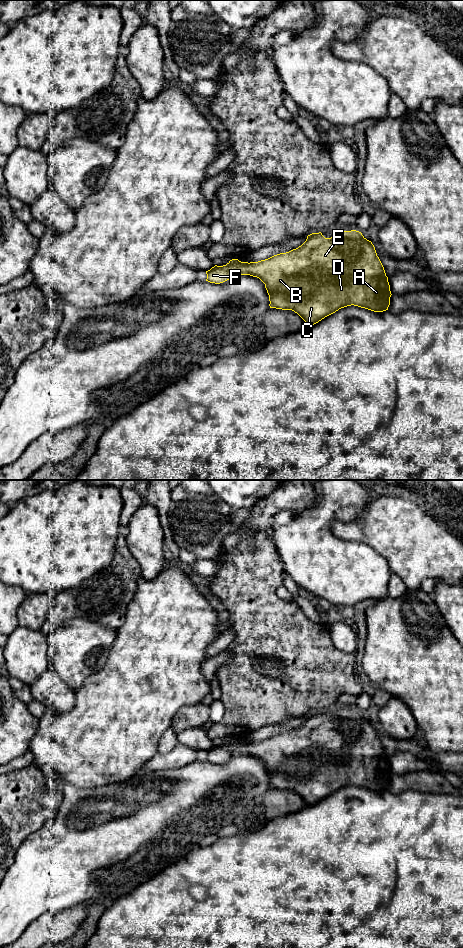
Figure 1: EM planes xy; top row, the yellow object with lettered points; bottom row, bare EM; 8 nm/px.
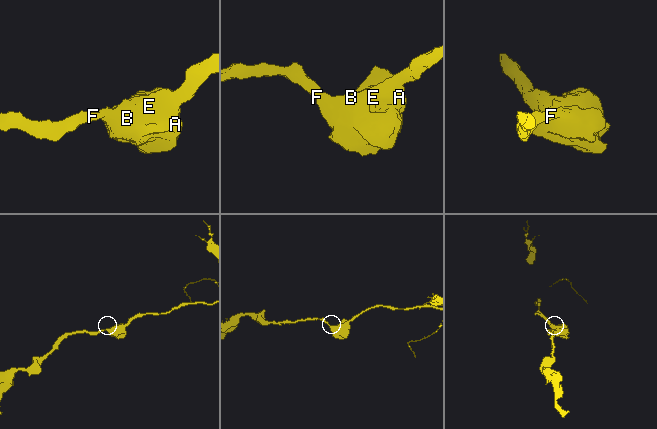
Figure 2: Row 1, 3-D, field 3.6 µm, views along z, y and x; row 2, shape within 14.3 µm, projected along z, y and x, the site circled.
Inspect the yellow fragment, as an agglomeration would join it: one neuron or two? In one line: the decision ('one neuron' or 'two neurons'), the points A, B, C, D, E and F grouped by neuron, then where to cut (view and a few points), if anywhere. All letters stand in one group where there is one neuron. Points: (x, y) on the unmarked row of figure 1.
one neuron; A B C D E F; no cut

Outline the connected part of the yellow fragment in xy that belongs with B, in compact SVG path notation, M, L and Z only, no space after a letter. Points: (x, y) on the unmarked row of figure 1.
M356 710L343 711L331 718L325 718L321 712L312 713L301 726L289 732L250 743L232 739L226 745L215 745L206 754L206 761L215 764L239 754L259 758L265 764L270 788L292 790L307 806L351 785L374 792L386 791L392 775L374 725Z

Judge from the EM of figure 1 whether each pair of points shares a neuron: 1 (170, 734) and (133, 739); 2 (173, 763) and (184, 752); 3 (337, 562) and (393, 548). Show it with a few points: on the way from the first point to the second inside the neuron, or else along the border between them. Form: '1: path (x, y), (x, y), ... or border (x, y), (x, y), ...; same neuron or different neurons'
1: border (170, 727), (159, 739), (157, 752); different neurons
2: path (176, 760), (181, 755); same neuron
3: border (355, 541), (372, 547), (386, 561), (390, 571); different neurons

